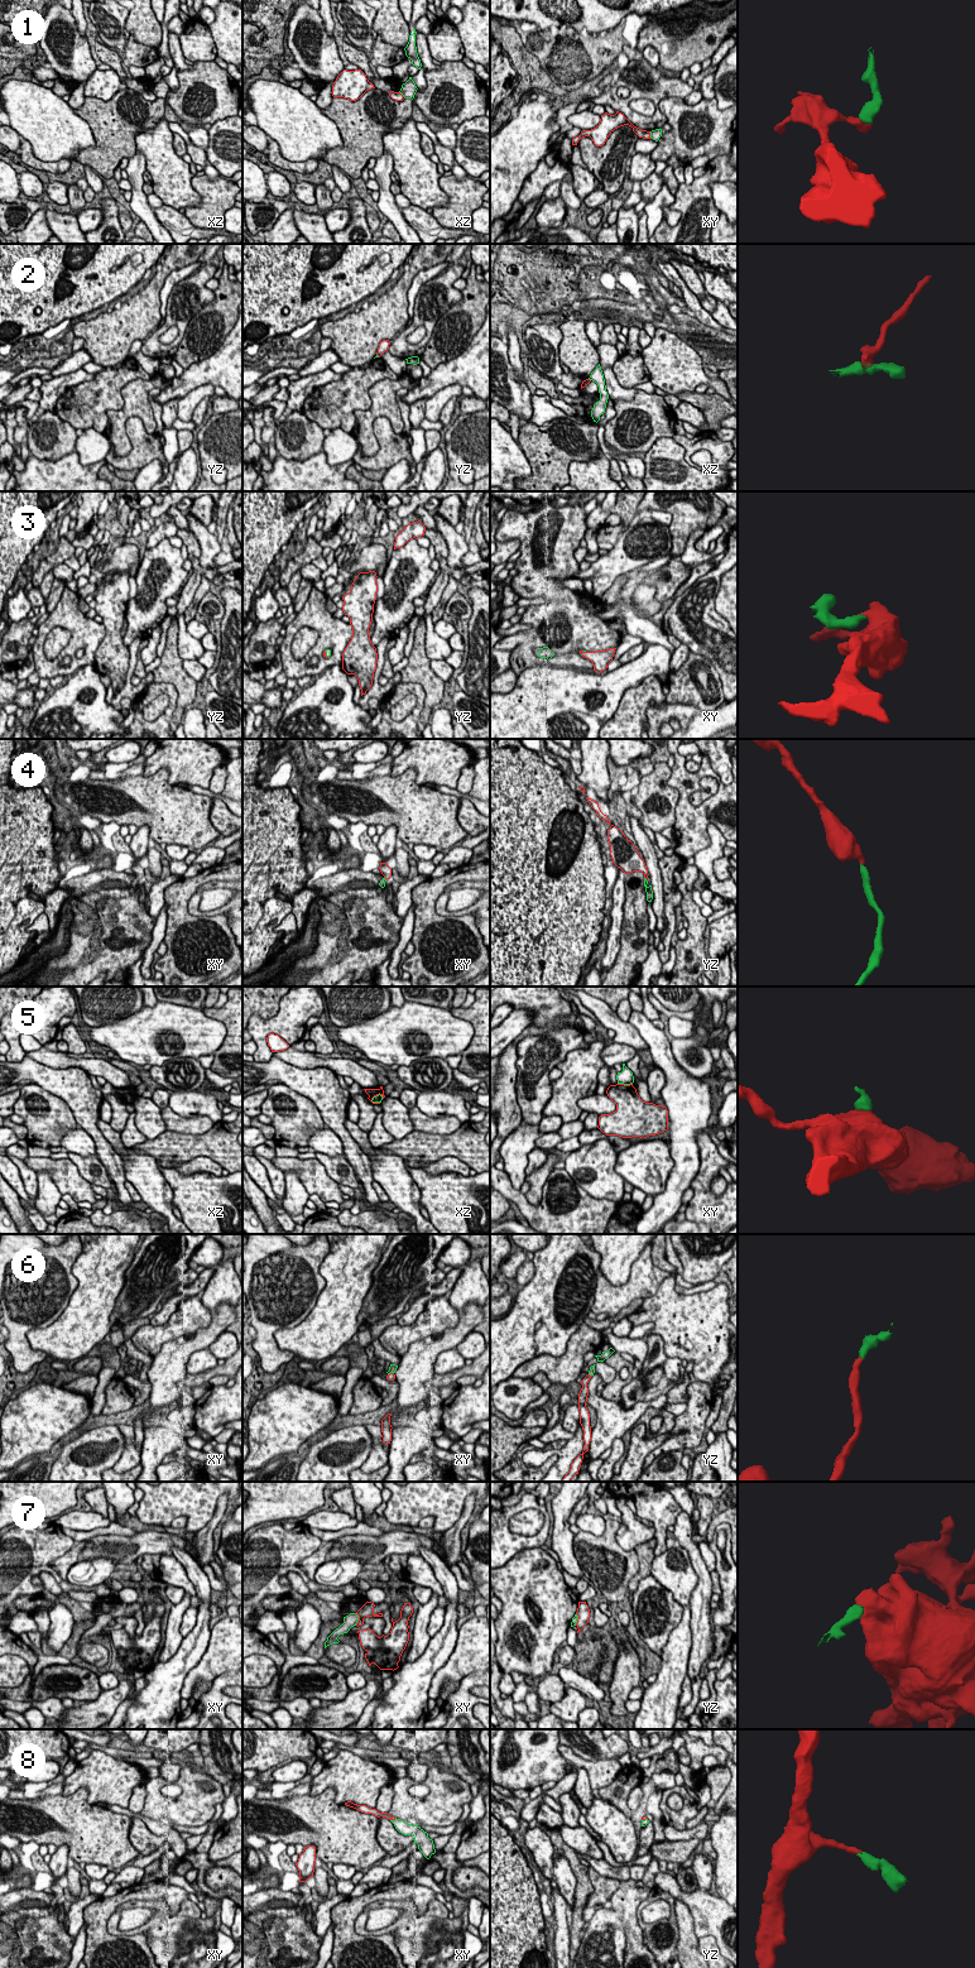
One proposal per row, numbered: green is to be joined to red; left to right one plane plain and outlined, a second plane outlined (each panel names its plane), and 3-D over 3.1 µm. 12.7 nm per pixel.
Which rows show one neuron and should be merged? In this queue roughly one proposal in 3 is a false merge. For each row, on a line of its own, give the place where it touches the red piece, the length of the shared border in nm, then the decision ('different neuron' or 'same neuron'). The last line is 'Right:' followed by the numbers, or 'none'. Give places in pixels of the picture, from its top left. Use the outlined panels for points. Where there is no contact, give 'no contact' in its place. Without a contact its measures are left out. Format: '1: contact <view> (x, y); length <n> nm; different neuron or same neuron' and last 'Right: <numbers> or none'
1: contact xy (649, 135); length 100 nm; different neuron
2: contact yz (378, 355); length 60 nm; same neuron
3: contact yz (325, 653); length 90 nm; same neuron
4: contact xy (385, 878); length 60 nm; same neuron
5: contact xy (625, 1085); length 190 nm; different neuron
6: contact xy (390, 1373); length 90 nm; same neuron
7: contact xy (359, 1620); length 160 nm; different neuron
8: contact xy (393, 1819); length 90 nm; same neuron
Right: 2, 3, 4, 6, 8

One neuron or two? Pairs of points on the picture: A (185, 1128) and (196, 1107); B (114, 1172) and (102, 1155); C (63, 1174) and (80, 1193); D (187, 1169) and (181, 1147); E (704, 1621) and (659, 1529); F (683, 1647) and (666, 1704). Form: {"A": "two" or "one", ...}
{"A": "two", "B": "one", "C": "one", "D": "two", "E": "two", "F": "one"}

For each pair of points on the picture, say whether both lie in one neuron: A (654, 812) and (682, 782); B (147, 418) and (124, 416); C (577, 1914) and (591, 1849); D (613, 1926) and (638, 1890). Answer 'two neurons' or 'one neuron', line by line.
A: two neurons
B: one neuron
C: two neurons
D: two neurons

